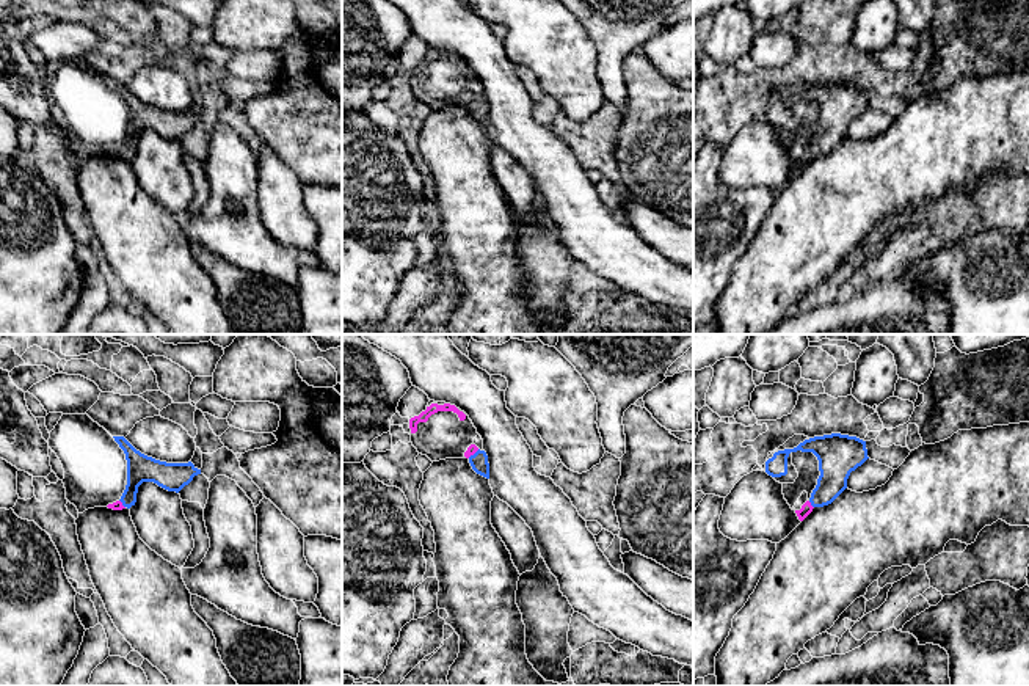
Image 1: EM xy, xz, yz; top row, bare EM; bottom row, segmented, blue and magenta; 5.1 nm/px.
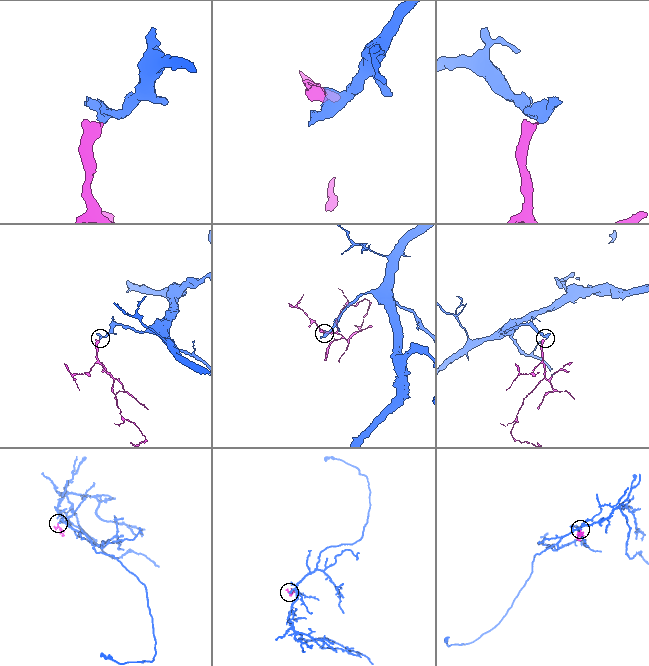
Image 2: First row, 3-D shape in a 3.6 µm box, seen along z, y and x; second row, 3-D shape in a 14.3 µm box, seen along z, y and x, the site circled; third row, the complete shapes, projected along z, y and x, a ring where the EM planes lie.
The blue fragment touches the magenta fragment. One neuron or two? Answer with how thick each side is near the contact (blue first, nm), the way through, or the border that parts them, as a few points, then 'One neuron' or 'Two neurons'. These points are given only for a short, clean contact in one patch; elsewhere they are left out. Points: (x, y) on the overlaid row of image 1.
Thickness 180 nm (blue) against 60 nm. Path across: yz (835, 462), (833, 481), (811, 504), (807, 507). One neuron

